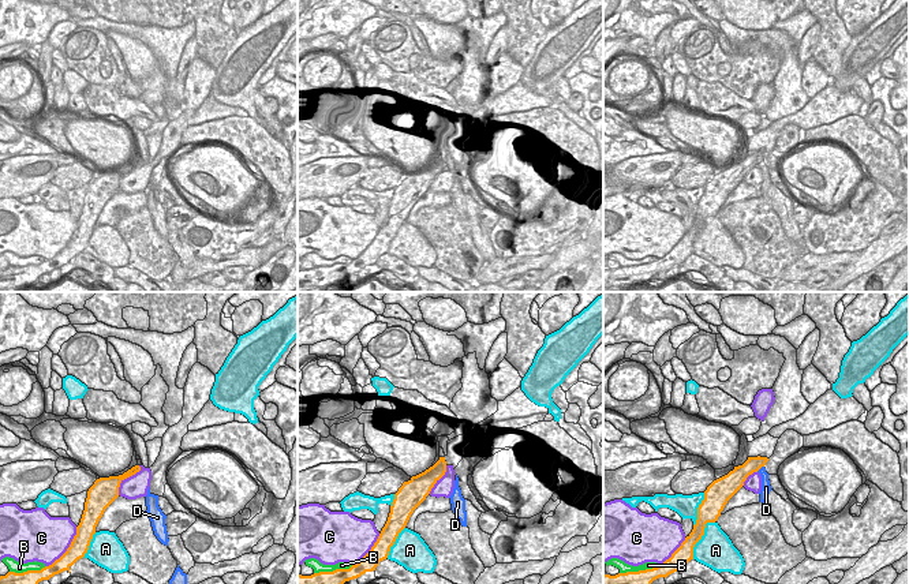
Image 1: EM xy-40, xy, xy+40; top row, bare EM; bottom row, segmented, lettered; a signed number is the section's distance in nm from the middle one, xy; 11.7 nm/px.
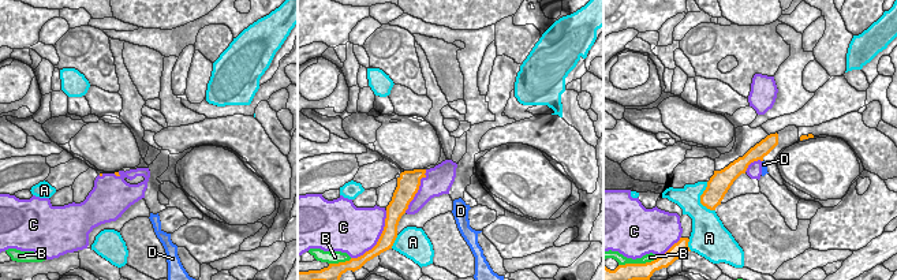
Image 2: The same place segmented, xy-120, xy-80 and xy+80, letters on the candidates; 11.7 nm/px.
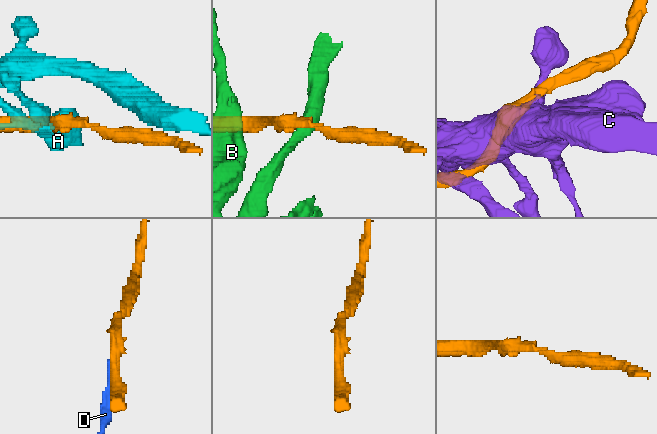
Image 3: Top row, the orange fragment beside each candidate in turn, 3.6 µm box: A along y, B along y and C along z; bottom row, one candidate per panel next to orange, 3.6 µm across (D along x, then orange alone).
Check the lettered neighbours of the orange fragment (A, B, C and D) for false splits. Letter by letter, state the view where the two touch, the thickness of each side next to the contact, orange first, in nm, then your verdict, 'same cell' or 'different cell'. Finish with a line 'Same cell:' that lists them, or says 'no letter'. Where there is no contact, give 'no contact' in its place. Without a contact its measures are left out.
A: meets orange in xy+40; 190 nm thick on the orange side, 420 nm on the other; different cell
B: meets orange in xy; 260 nm thick on the orange side, 120 nm on the other; different cell
C: meets orange in xy-40; 220 nm thick on the orange side, 480 nm on the other; different cell
D: meets orange in xy+40; 190 nm thick on the orange side, 120 nm on the other; different cell
Same cell: no letter

